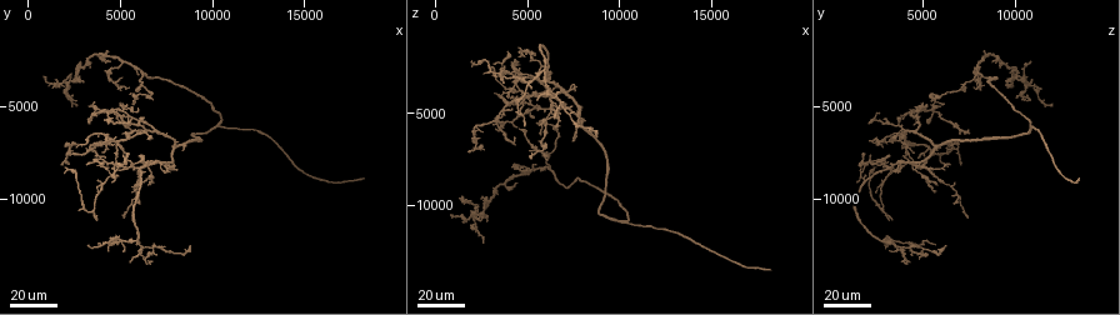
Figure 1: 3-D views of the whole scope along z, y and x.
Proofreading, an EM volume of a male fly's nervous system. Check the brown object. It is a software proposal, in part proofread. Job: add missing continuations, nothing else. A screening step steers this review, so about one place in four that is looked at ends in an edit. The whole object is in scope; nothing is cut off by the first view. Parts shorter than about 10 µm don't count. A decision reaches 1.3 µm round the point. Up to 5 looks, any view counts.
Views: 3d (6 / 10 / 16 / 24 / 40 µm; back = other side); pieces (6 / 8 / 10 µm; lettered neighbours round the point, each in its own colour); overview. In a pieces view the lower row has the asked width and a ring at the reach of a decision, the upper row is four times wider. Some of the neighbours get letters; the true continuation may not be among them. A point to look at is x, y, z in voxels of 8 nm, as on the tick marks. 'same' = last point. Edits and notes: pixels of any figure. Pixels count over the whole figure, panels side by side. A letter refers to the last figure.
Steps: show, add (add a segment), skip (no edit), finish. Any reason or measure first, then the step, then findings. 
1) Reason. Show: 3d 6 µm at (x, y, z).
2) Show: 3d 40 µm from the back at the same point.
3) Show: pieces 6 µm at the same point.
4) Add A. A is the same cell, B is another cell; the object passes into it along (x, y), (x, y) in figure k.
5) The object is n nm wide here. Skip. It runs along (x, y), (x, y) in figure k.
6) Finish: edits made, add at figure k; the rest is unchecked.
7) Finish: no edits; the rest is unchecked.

Branch stops here. Show: 3d 24 µm at (2200, 4600, 10000).

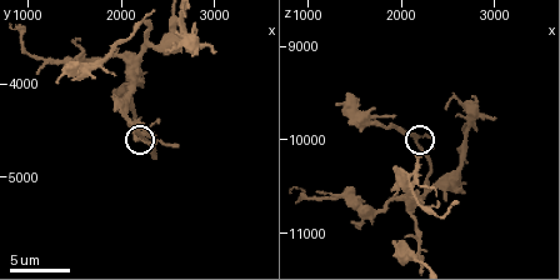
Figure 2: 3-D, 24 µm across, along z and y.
Show: pieces 8 µm at (2300, 4500, 10100).

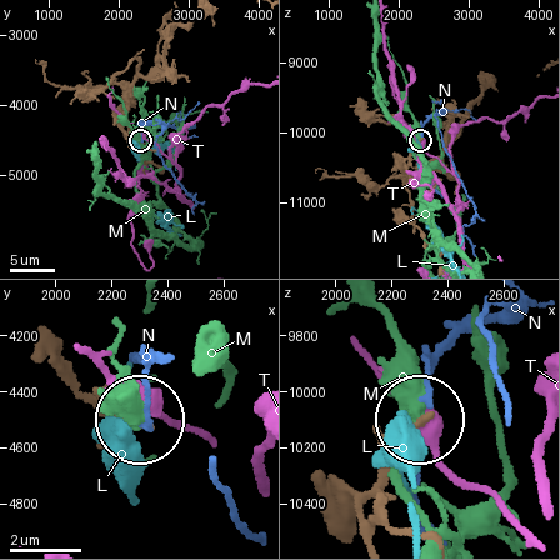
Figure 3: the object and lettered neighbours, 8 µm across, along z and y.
Skip. L, M, N and T are other cells; no lettered segment goes on from it.

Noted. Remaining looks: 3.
Free end. Show: 3d 40 µm at (1600, 3600, 11000).

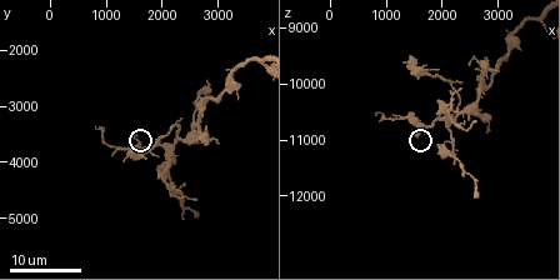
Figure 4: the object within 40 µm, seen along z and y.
Show: pieces 10 µm at (1550, 3550, 10950).

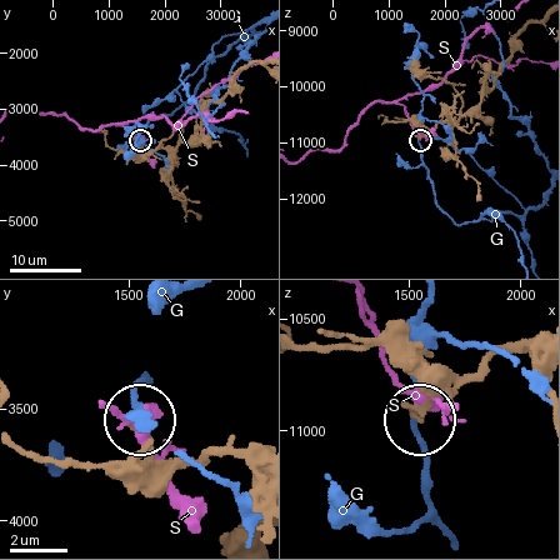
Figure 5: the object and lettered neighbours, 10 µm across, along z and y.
Skip. G and S are other cells; none of them fits.

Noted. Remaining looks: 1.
Finish: no edits; the rest is unchecked.

